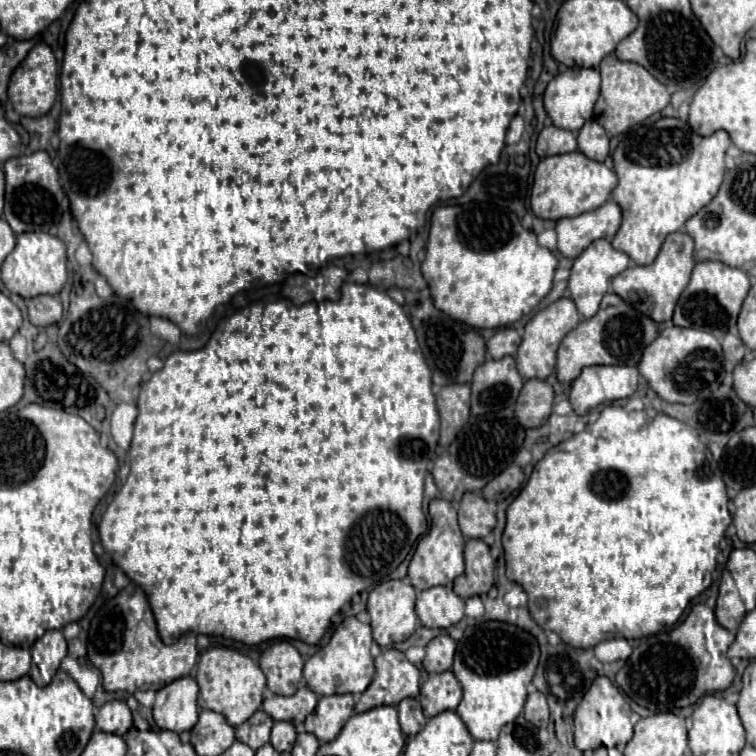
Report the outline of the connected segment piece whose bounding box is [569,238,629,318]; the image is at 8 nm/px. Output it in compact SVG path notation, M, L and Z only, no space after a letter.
M601 238L601 240L595 240L593 244L589 244L583 254L579 258L575 258L573 262L573 276L569 278L569 290L573 294L573 302L577 306L577 310L585 316L585 318L591 318L597 314L599 310L599 304L601 304L601 298L607 294L609 286L611 286L611 278L621 274L625 268L629 266L629 256L625 252L619 252L611 246L609 240Z

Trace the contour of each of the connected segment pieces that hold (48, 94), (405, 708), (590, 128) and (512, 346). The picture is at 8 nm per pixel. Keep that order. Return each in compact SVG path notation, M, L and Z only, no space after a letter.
M39 42L33 46L33 50L27 54L27 58L15 68L9 80L9 102L13 104L15 112L21 116L43 116L51 110L55 104L55 98L59 94L57 88L57 60L51 52L51 48L45 42Z
M405 698L405 700L399 702L397 710L399 710L401 730L403 730L403 734L411 740L411 738L427 724L427 718L423 716L421 704L419 704L415 698Z
M589 120L579 130L577 144L579 144L579 150L591 160L603 162L609 156L609 136L605 128L601 128L601 124L595 120Z
M501 328L487 342L487 352L491 354L491 358L499 360L501 356L515 356L519 344L521 344L521 336L517 334L515 328Z

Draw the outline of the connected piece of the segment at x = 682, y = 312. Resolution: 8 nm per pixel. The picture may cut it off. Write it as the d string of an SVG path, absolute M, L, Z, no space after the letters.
M697 262L687 288L683 290L675 306L673 324L687 328L701 328L703 332L711 332L717 338L723 338L729 332L737 334L737 316L749 288L751 280L745 270L731 268L721 262Z

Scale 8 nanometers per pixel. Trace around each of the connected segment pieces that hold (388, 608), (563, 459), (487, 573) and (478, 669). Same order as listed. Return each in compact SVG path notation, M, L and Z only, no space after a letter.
M387 580L369 592L367 612L371 616L373 640L381 648L391 646L395 642L403 642L405 638L409 638L415 632L415 628L419 624L419 618L415 614L415 598L417 598L417 592L407 580Z
M605 406L599 414L599 420L587 424L583 432L573 434L569 440L553 446L533 468L529 482L519 492L519 496L507 508L507 526L503 532L505 564L507 578L521 584L529 596L529 612L543 630L557 632L563 642L575 648L593 648L595 644L609 640L613 636L635 640L649 634L657 634L663 628L671 628L689 602L711 586L711 574L717 566L719 542L725 536L727 526L731 524L731 514L727 510L727 490L721 476L721 470L709 452L709 448L699 440L697 432L685 422L675 420L667 414L649 414L647 410L629 412L623 406Z
M471 538L465 544L465 578L475 592L457 592L463 600L477 596L477 594L487 594L493 586L493 570L495 570L495 560L489 554L489 546L479 540Z
M493 620L493 622L479 622L465 630L465 636L457 642L453 674L463 686L463 698L457 706L457 714L463 718L473 740L493 740L495 742L499 736L499 730L505 724L513 722L523 712L523 706L527 700L527 686L531 684L535 676L537 662L539 662L539 644L535 636L515 624Z

